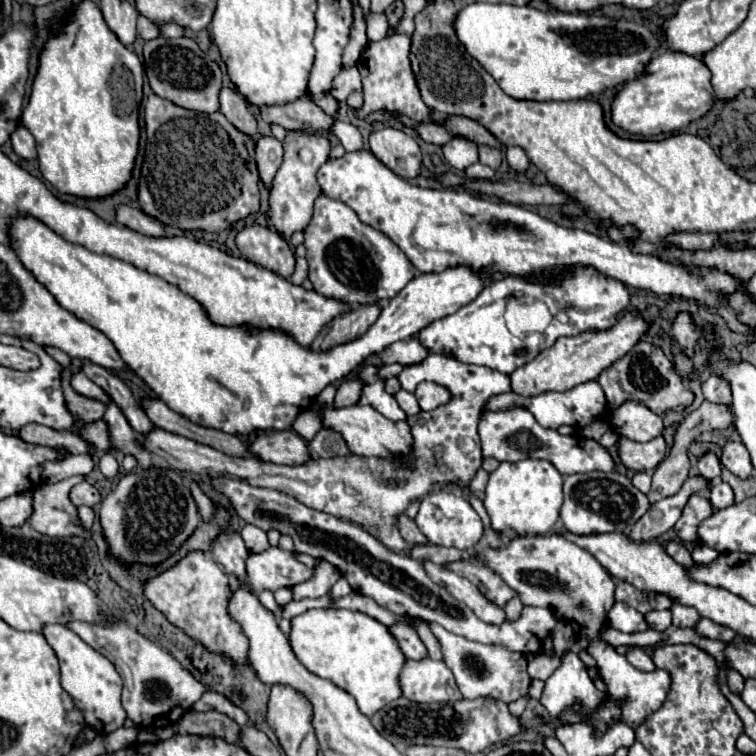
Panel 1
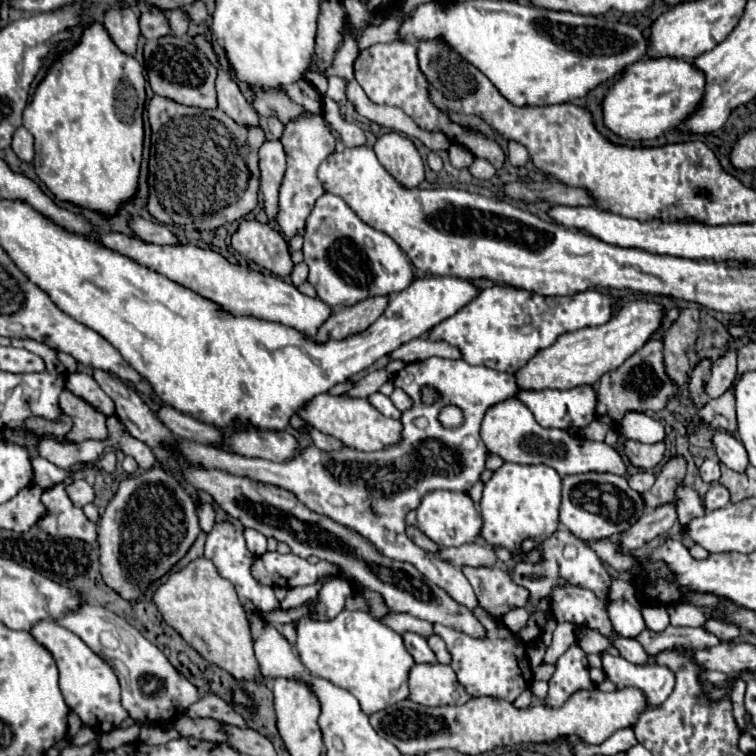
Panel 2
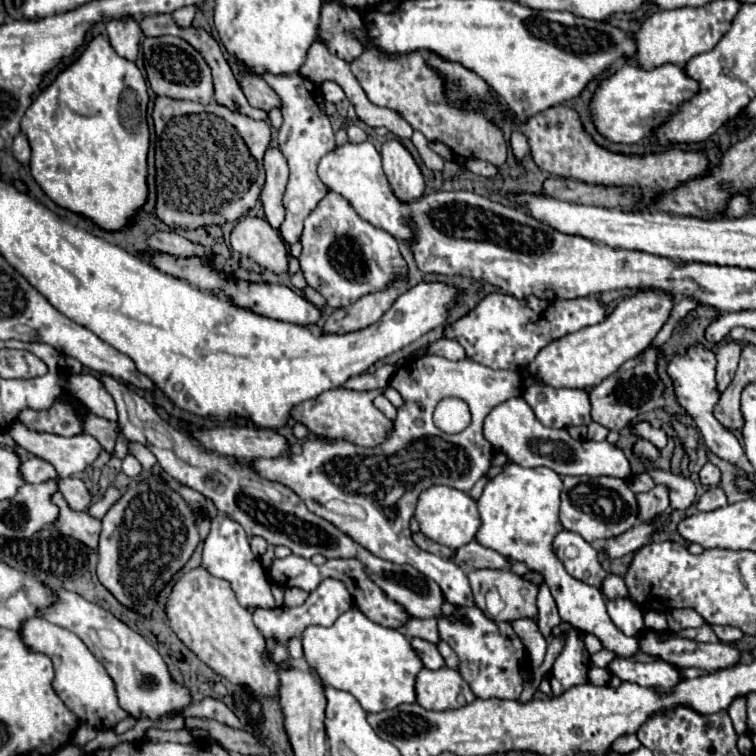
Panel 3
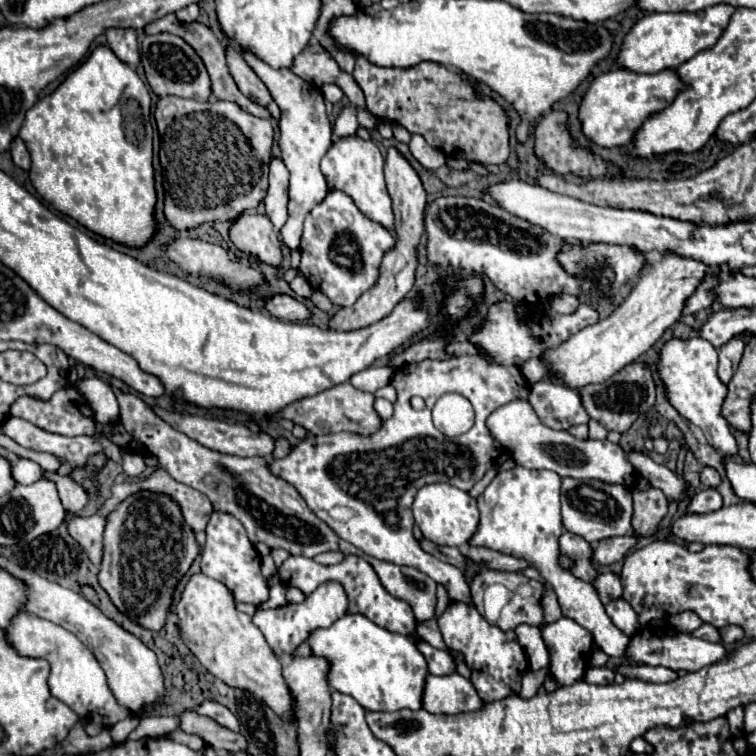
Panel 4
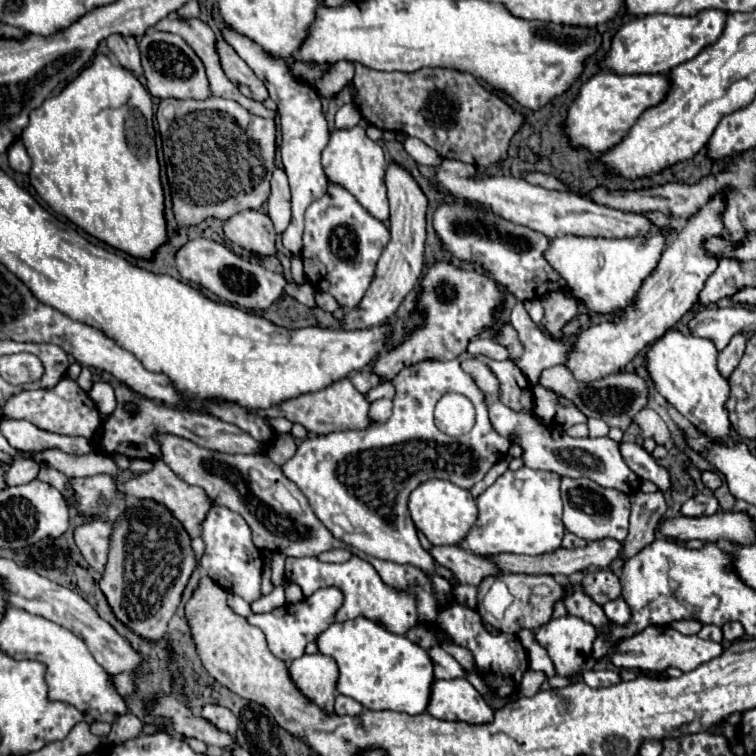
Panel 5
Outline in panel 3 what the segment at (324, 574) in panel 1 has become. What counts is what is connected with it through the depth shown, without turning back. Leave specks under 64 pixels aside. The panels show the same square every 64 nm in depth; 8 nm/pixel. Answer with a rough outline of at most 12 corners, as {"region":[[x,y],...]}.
{"region":[[286,588],[284,606],[300,606],[308,592]]}

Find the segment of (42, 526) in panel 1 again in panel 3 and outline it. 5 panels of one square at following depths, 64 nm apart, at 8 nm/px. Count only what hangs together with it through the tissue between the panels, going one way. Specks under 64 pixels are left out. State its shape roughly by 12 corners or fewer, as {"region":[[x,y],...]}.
{"region":[[60,492],[52,502],[60,508],[52,522],[60,534],[96,550],[100,520],[72,510]]}

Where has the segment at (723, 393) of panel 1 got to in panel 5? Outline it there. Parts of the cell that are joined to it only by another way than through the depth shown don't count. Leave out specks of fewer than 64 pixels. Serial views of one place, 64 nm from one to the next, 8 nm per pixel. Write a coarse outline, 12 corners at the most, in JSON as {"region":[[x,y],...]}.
{"region":[[736,334],[718,354],[718,370],[724,378],[738,366],[746,338]]}

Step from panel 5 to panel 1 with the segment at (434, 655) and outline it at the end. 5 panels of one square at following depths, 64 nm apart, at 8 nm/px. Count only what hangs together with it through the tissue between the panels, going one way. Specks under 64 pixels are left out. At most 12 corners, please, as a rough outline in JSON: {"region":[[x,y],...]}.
{"region":[[388,626],[406,658],[428,656],[412,626]]}

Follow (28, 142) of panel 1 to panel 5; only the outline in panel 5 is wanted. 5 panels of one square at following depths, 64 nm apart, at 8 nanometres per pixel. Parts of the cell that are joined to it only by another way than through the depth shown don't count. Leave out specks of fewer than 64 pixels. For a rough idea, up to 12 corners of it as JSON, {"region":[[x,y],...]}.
{"region":[[16,140],[8,150],[10,166],[16,172],[30,172],[30,156]]}

